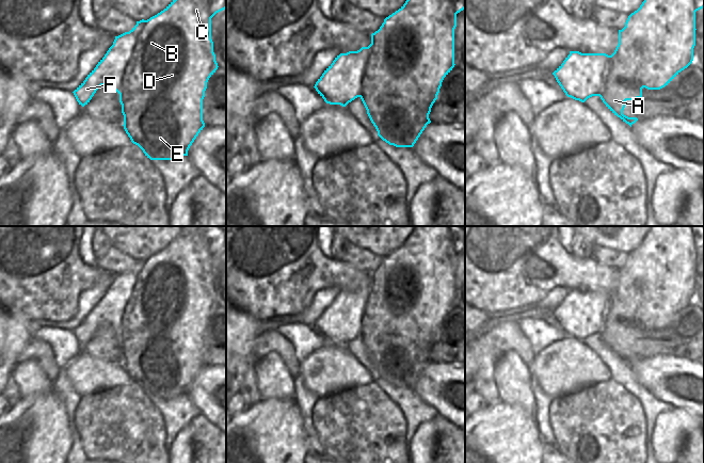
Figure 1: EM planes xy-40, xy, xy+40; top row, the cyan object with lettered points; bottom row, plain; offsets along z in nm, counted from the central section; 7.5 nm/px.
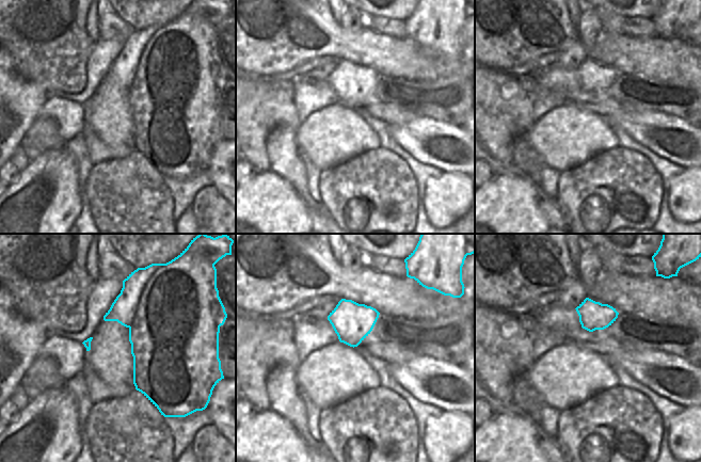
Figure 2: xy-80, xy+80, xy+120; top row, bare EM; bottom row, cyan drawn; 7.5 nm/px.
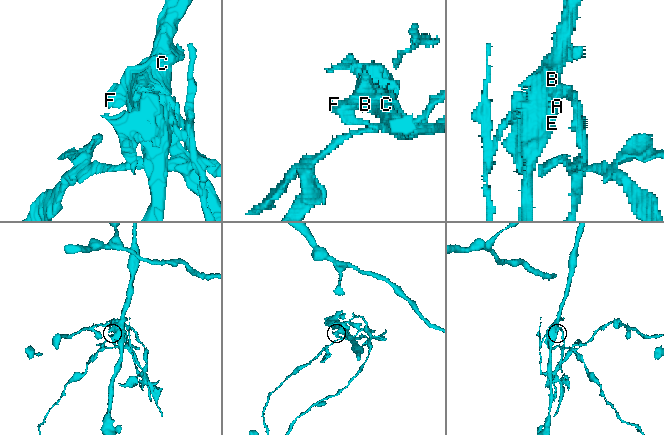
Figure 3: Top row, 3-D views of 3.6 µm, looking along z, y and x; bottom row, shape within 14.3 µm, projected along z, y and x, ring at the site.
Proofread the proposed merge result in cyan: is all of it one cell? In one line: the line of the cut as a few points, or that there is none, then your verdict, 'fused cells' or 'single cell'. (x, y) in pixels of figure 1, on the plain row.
cut xy-40 (113, 283), (116, 283), (129, 298), (120, 333); fused cells

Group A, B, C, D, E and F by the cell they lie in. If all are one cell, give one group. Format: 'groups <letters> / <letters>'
groups A B C D E / F

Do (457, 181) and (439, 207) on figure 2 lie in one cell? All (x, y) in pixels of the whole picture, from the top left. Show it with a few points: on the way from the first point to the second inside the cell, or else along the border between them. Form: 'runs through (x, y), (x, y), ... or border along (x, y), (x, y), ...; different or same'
runs through (456, 188), (445, 201); same

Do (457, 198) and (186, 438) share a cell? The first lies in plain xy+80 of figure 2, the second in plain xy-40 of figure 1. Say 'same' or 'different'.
same

